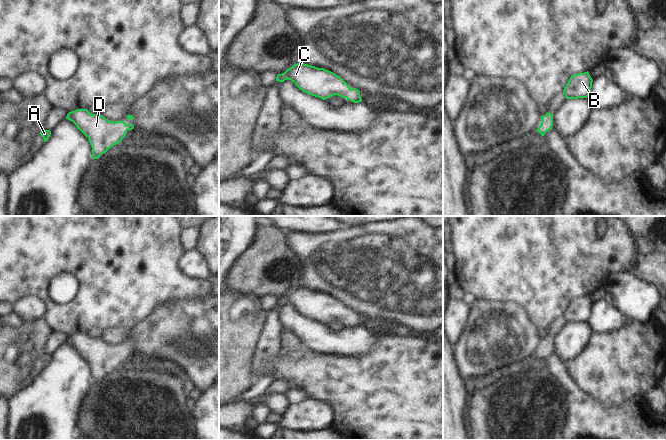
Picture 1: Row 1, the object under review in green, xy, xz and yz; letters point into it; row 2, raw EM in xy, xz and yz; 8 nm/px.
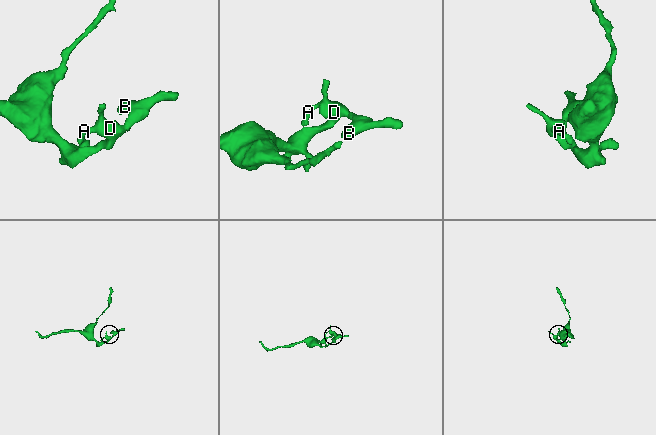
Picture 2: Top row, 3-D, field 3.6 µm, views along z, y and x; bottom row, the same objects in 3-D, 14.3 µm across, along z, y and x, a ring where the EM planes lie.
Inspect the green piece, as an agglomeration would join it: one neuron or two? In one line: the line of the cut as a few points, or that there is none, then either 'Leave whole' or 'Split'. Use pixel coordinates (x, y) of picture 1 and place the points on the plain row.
No split. Leave whole.

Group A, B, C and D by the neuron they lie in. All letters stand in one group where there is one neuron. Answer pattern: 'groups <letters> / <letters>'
groups A B C D

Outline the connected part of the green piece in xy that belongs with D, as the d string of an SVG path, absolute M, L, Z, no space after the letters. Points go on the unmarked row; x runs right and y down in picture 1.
M88 333L71 335L66 343L72 345L89 363L93 383L98 383L111 371L120 367L127 355L134 353L133 348L126 348L124 345L112 346L103 339L90 337Z

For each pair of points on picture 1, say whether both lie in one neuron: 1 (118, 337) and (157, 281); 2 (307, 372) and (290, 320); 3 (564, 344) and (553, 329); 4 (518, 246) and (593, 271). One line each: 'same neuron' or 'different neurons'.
1: different neurons
2: different neurons
3: different neurons
4: same neuron

